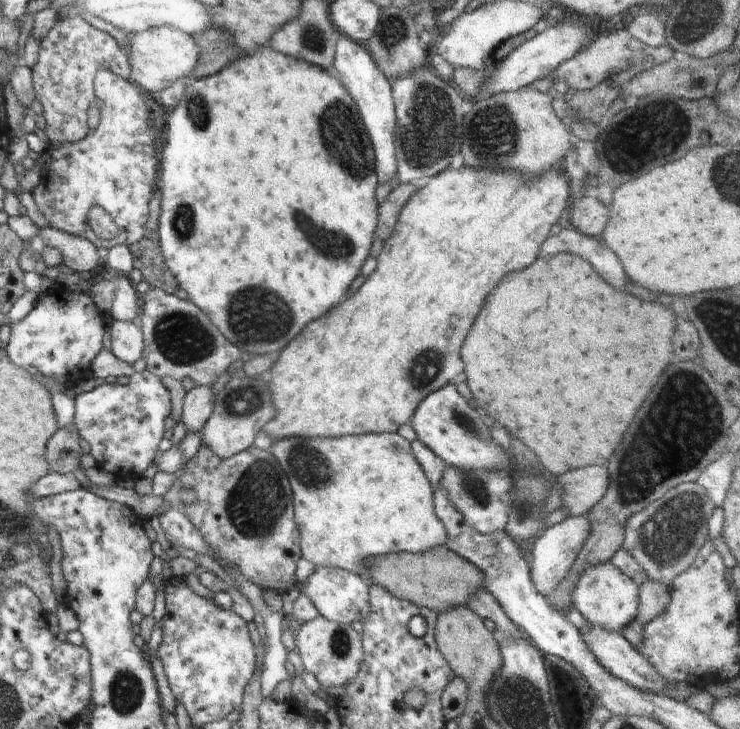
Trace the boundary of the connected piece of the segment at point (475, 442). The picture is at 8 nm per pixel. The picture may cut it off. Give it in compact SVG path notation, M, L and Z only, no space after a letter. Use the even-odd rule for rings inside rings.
M450 383L445 387L431 392L414 411L410 425L417 434L417 440L423 442L438 456L446 462L448 467L456 467L459 469L492 469L499 471L513 470L516 461L511 461L510 457L496 445L490 436L490 420L481 412L479 408L475 409L468 405L466 400L456 390L456 385Z

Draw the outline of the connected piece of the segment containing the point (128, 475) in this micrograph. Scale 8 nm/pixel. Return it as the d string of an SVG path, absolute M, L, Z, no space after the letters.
M146 369L144 372L135 372L129 379L128 384L107 383L79 394L75 399L73 420L79 437L90 444L90 453L98 466L104 468L104 473L109 478L120 481L137 480L157 456L160 440L169 435L168 429L164 426L166 426L166 418L170 415L171 398L168 389L162 384L161 377L157 377Z

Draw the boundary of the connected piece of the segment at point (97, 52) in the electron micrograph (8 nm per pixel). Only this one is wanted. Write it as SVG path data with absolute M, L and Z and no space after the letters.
M80 15L67 19L58 18L46 37L39 41L39 59L32 68L32 78L35 98L43 106L42 115L46 120L44 131L50 143L73 143L82 140L88 134L90 130L86 123L88 120L86 110L95 98L93 80L97 76L97 72L102 69L113 72L121 79L129 80L131 76L131 66L124 48L118 45L116 39L109 33L90 25Z

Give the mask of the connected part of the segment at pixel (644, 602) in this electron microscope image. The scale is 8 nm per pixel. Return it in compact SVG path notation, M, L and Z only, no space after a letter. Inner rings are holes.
M647 578L639 585L639 605L635 619L640 624L654 620L669 605L671 590L666 585Z

